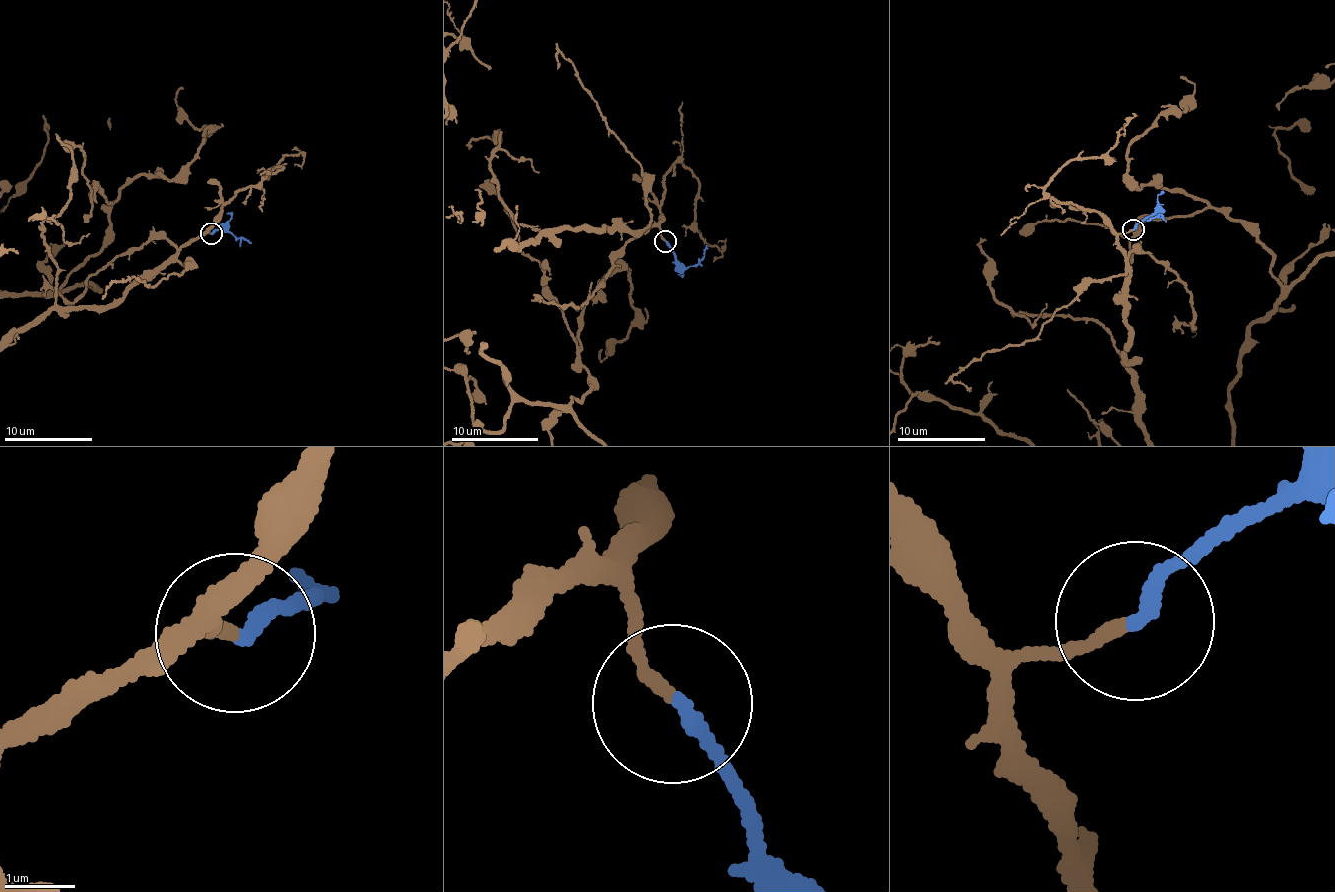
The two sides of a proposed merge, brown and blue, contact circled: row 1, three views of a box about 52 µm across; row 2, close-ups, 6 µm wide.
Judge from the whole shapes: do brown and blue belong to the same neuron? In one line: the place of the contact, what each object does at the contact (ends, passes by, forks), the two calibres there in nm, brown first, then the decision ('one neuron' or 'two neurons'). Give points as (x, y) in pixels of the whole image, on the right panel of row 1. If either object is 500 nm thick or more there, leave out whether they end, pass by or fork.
at (1133, 229); brown ends there; blue ends there; 160 nm thick on the brown side, 200 nm on the other; one neuron

